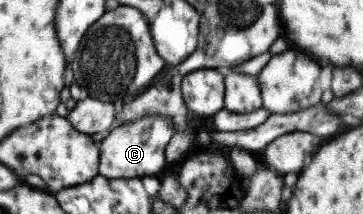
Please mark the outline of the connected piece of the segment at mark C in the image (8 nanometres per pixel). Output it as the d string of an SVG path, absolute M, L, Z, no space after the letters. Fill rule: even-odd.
M147 115L118 124L99 142L98 174L108 179L140 179L157 176L165 162L164 148L173 136L173 120L161 115Z

